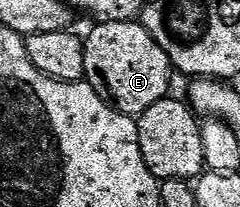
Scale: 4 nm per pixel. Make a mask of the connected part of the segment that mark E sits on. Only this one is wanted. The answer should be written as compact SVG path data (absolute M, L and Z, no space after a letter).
M135 20L125 22L99 22L91 33L86 33L85 82L93 86L98 96L112 108L132 118L142 116L149 106L164 99L171 88L173 69L171 60L157 46L155 39Z

